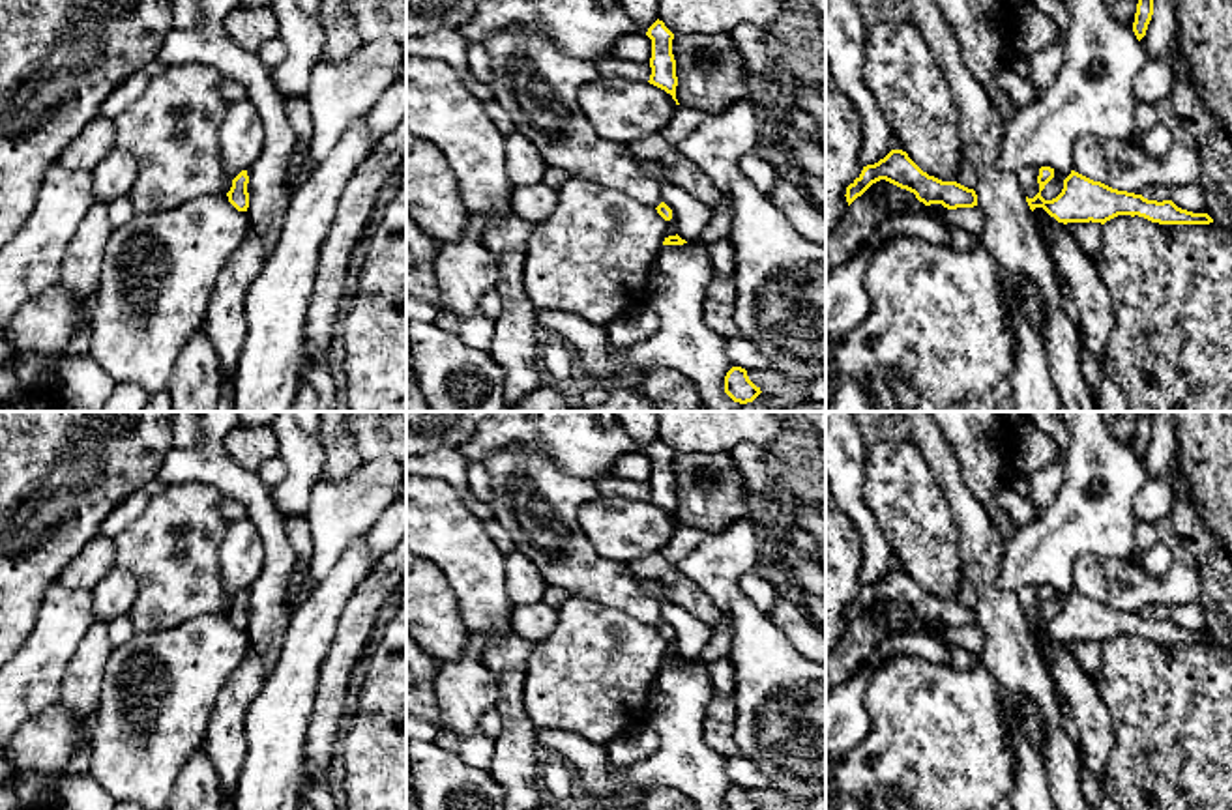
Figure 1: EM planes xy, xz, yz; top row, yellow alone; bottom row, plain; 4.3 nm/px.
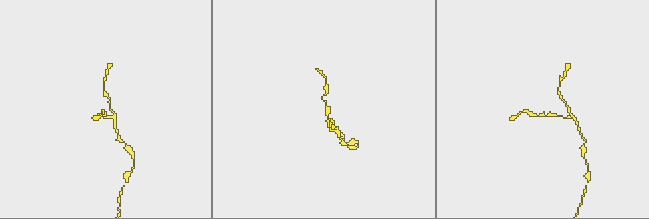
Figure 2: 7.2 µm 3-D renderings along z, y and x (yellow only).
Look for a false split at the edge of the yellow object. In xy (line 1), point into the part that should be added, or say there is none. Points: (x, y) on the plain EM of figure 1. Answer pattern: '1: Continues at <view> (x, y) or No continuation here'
1: No continuation here

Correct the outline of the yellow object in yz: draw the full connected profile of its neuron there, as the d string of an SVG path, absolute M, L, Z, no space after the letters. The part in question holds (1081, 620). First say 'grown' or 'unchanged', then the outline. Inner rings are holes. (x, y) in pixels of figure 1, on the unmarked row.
unchanged; M1041 586L1037 602L1039 612L1026 615L1030 629L1043 627L1058 642L1101 642L1118 634L1138 634L1159 644L1210 644L1208 632L1193 632L1178 627L1172 619L1148 619L1142 614L1112 608L1101 600L1093 600L1075 589L1063 599L1062 612L1045 619L1041 610L1054 597L1054 587Z

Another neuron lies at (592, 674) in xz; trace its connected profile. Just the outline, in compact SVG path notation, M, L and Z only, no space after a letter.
M567 597L558 608L554 630L532 645L526 662L524 707L532 724L543 730L573 731L607 746L648 718L648 692L663 666L667 640L627 612Z

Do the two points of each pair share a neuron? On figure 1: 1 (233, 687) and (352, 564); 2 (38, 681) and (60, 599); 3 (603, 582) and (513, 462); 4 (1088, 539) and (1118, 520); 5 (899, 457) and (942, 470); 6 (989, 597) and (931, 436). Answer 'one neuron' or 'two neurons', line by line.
1: two neurons
2: one neuron
3: one neuron
4: one neuron
5: two neurons
6: one neuron

